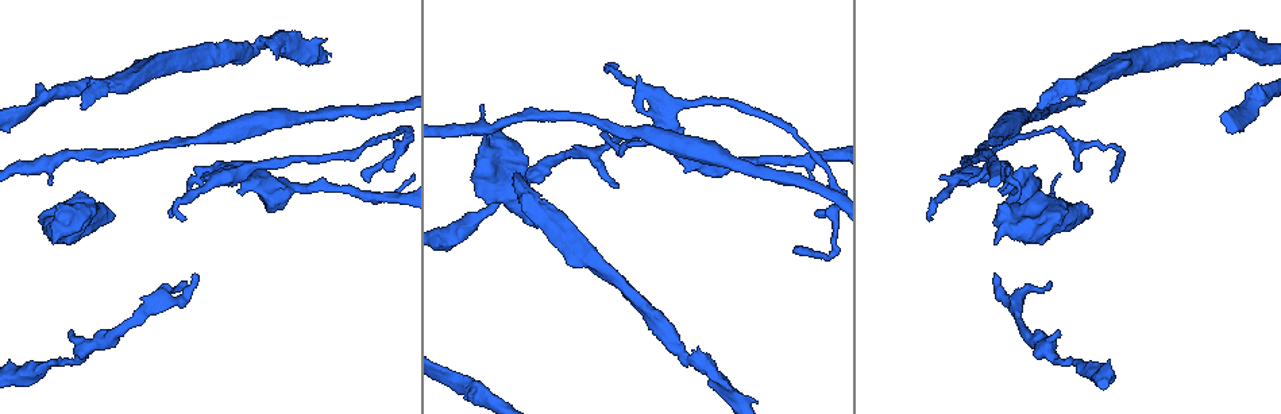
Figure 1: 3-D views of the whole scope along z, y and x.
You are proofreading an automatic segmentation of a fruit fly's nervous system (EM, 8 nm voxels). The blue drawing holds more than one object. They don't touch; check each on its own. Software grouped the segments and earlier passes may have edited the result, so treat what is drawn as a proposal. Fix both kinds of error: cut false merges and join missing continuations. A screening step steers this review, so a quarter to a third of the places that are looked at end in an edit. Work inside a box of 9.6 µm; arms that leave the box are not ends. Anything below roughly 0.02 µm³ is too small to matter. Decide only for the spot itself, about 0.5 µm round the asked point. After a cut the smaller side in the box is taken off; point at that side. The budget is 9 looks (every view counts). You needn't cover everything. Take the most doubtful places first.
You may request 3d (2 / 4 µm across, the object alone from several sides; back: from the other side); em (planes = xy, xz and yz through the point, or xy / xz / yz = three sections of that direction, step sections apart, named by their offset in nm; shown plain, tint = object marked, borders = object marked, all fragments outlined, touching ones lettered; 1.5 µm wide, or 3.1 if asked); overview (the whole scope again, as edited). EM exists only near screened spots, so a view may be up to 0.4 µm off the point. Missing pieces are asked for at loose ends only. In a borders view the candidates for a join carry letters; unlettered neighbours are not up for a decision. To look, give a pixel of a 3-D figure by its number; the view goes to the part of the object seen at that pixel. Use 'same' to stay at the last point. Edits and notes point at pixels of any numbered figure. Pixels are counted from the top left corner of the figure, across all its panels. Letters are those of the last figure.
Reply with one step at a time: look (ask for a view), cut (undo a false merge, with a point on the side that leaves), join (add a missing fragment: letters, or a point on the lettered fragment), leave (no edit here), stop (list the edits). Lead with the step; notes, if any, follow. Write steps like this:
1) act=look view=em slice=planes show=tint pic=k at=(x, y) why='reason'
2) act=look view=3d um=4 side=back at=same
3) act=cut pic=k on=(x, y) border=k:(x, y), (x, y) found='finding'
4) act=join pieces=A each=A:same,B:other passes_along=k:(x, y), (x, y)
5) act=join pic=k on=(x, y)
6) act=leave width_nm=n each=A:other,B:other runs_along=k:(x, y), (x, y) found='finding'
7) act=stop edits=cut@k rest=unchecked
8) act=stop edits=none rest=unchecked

act=look view=3d um=4 pic=1 at=(57, 204) why='an open end'

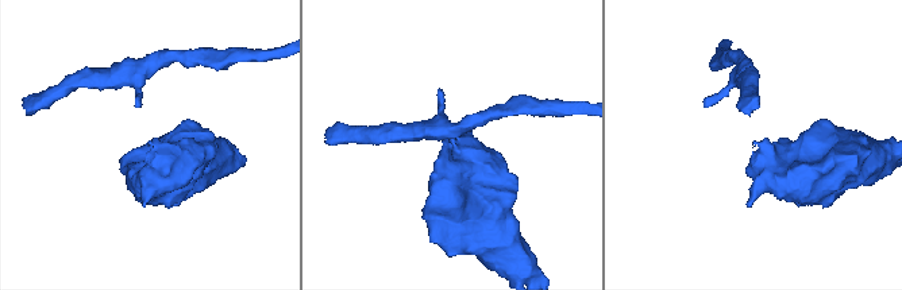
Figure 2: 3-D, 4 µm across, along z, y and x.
act=look view=em slice=planes show=plain pic=2 at=(149, 141) why='need the tissue'

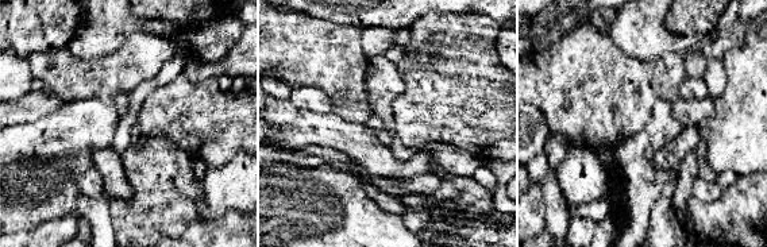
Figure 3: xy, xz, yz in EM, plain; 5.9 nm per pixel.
act=look view=em slice=planes show=borders at=same why='what lies round it'

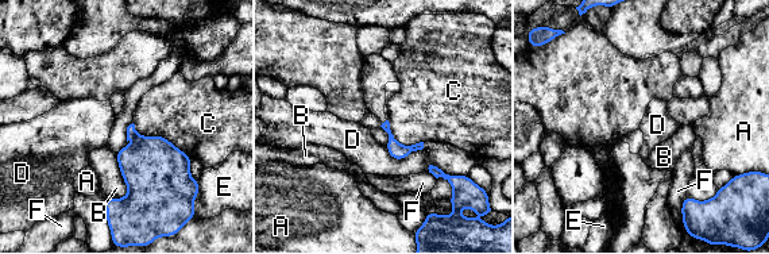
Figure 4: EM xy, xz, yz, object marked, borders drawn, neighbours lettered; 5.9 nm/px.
act=leave each=A:other,B:other,C:other,D:other,E:other,F:other found='none of them fits'

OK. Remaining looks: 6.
act=look view=3d um=4 pic=1 at=(112, 215) why='branch stops here'

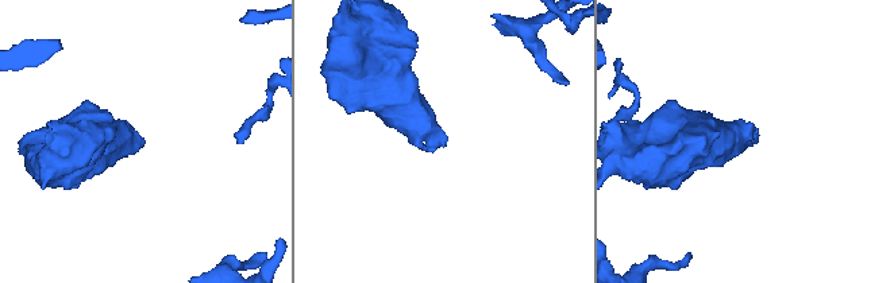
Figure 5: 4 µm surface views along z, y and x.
act=look view=em slice=planes show=plain pic=5 at=(750, 142)

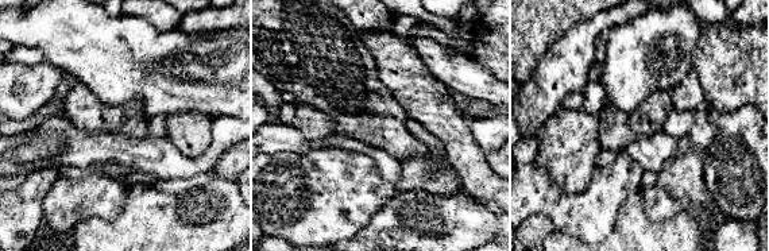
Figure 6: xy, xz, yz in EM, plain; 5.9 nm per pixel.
act=look view=em slice=planes show=borders at=same why='what lies round it'

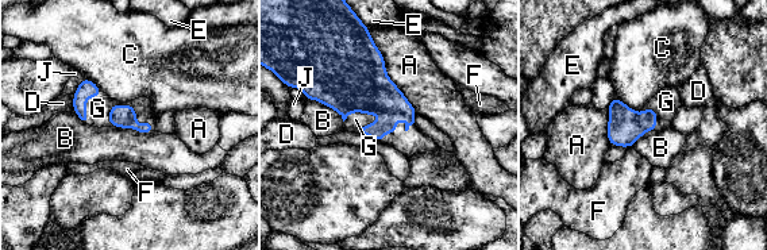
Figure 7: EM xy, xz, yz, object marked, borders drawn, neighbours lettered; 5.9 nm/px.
act=join pieces=G each=A:other,B:other,C:other,D:other,E:other,F:other,G:same,J:other passes_along=7:(122, 116), (135, 114), (97, 108) found='the cell continues'

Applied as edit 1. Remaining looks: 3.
act=look view=3d um=4 pic=1 at=(1057, 333) why='thin end'

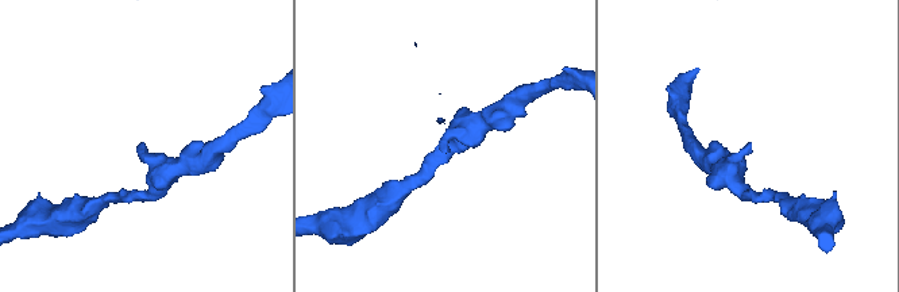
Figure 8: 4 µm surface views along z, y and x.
act=look view=em slice=yz step=8 show=tint pic=8 at=(751, 143)

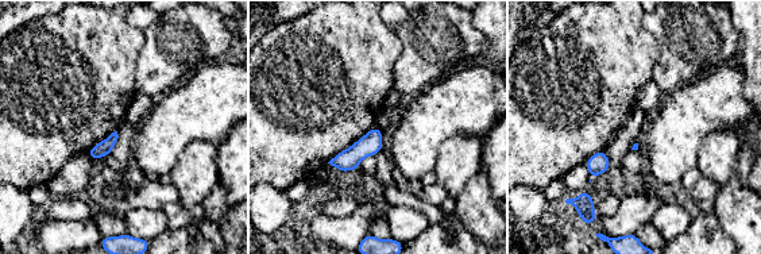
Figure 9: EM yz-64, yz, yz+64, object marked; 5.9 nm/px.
act=look view=em slice=yz step=8 show=borders at=same

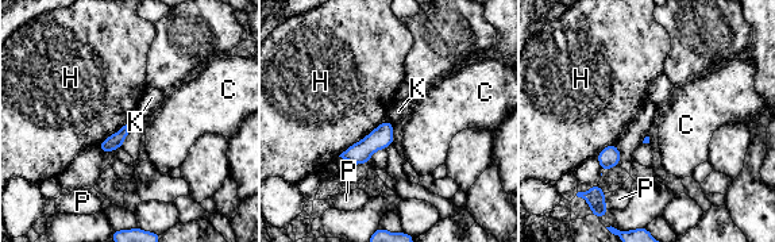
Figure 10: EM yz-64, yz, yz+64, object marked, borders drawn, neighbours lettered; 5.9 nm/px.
act=leave each=C:other,H:other,K:other,P:other found='no lettered fragment goes on from it'

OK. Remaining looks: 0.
act=stop edits=join@7 rest=unchecked

